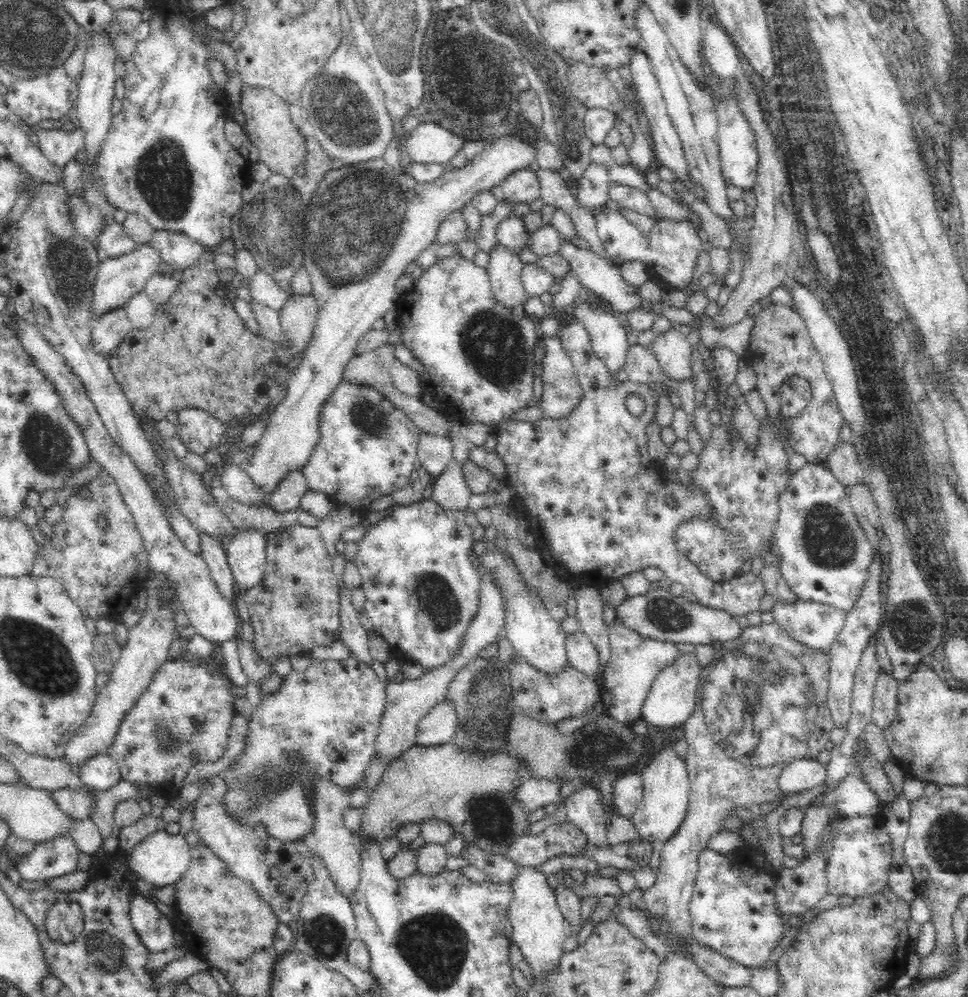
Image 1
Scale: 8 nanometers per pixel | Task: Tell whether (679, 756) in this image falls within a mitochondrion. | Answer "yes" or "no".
no

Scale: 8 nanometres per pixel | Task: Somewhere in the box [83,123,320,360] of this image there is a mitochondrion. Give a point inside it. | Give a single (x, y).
(163, 176)

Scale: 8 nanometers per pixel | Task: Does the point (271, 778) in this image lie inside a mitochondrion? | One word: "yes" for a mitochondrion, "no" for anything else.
yes

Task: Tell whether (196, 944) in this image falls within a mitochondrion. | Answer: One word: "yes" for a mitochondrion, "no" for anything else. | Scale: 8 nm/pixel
no

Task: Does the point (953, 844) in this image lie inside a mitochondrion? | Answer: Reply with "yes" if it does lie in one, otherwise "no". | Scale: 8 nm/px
yes

